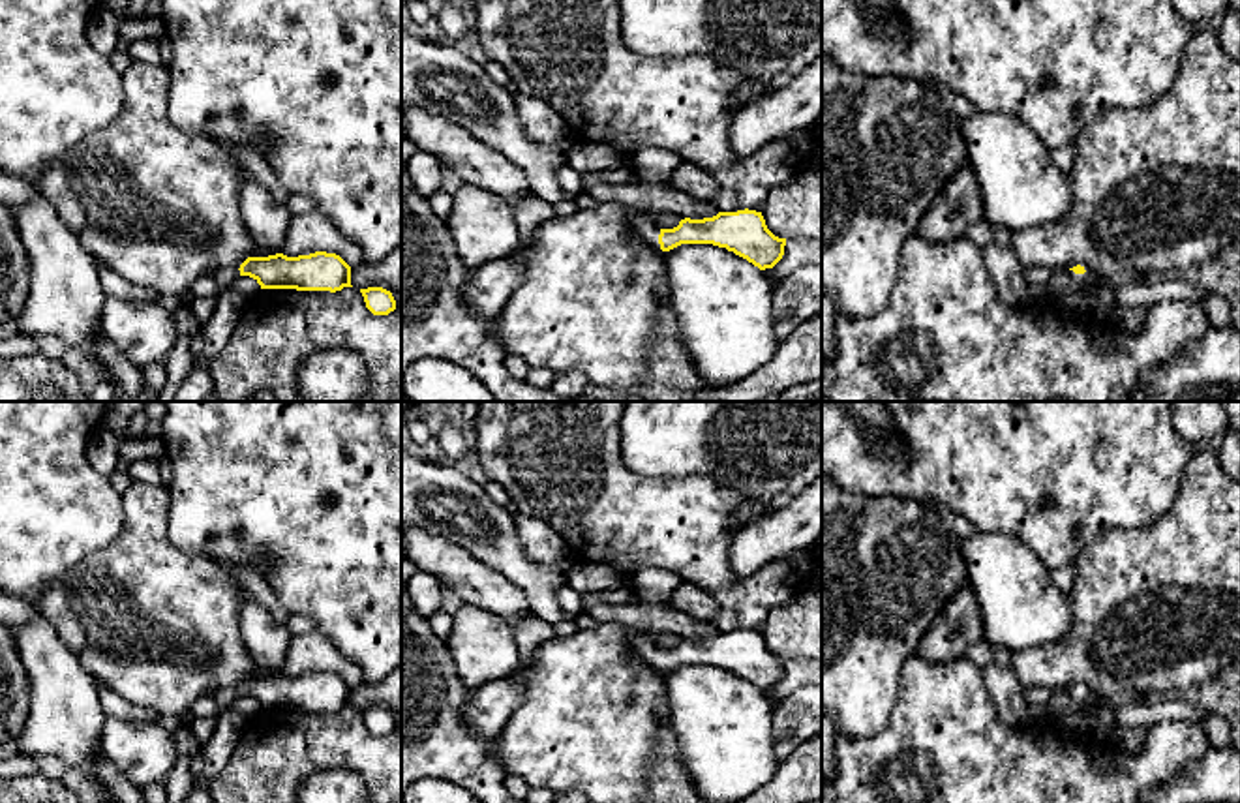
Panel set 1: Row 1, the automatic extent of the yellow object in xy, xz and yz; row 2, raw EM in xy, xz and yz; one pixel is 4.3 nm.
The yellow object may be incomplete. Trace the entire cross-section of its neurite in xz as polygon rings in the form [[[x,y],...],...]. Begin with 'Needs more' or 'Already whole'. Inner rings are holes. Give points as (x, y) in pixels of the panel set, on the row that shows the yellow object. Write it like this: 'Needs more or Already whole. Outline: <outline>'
Needs more. Outline: [[[756,210],[718,212],[713,218],[685,218],[673,229],[658,229],[645,216],[630,223],[655,248],[670,251],[681,244],[713,244],[747,259],[760,270],[773,268],[784,255],[786,238],[775,236]]]

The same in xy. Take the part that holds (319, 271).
Needs more. Outline: [[[315,251],[287,257],[248,257],[238,268],[225,268],[214,278],[221,289],[234,287],[242,278],[253,278],[261,289],[341,291],[351,285],[351,266],[336,253]]]

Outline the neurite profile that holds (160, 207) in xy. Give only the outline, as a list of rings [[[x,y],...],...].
[[[131,60],[122,81],[120,114],[56,158],[32,186],[98,265],[158,295],[186,296],[199,278],[240,268],[255,251],[238,206],[244,173],[227,154],[236,144],[189,135],[171,122],[165,64]]]

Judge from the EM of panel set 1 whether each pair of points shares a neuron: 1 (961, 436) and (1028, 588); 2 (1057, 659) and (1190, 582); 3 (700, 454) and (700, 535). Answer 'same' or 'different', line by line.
1: different
2: same
3: different

